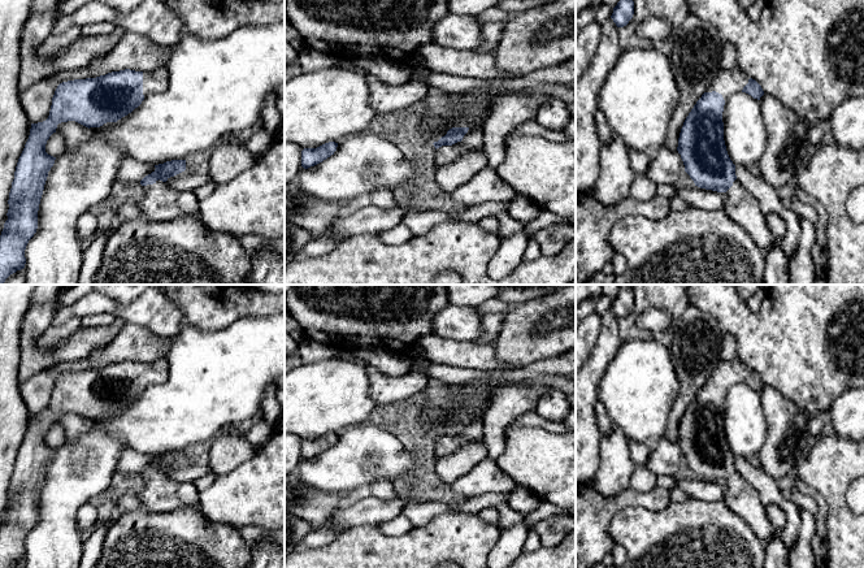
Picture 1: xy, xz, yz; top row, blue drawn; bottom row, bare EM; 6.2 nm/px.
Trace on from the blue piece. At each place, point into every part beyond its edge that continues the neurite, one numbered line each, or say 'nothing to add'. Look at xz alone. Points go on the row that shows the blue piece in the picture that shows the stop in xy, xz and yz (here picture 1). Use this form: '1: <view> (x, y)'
1: xz (473, 141)

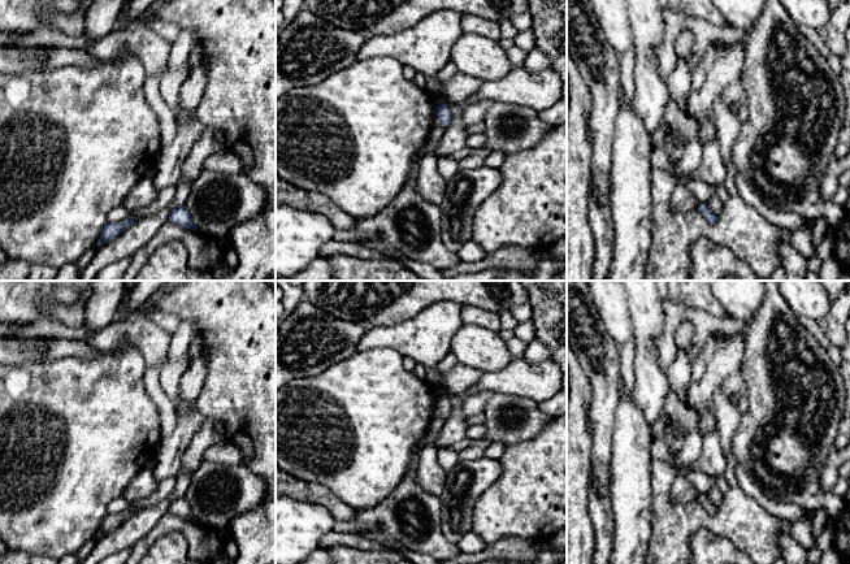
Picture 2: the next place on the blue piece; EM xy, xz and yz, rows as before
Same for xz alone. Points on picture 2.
nothing to add

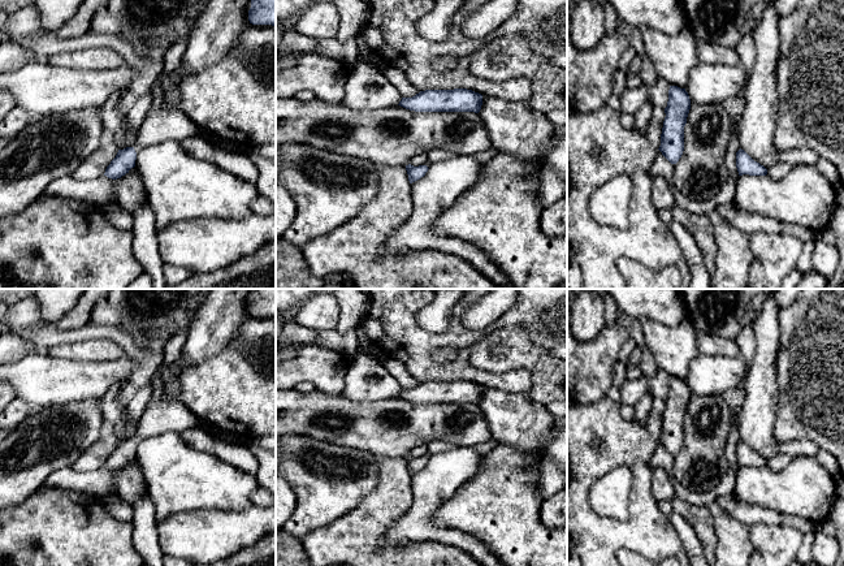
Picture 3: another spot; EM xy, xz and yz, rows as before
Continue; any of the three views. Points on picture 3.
1: xy (161, 124)

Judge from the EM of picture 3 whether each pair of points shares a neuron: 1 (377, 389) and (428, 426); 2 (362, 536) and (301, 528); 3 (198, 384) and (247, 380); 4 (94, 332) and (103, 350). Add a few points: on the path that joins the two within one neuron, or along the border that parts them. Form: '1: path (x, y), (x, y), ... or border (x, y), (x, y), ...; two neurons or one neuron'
1: border (397, 396), (358, 401); two neurons
2: border (341, 515), (310, 531), (301, 539); two neurons
3: path (210, 384), (236, 384); one neuron
4: border (66, 342), (87, 338), (111, 338), (124, 351); two neurons

